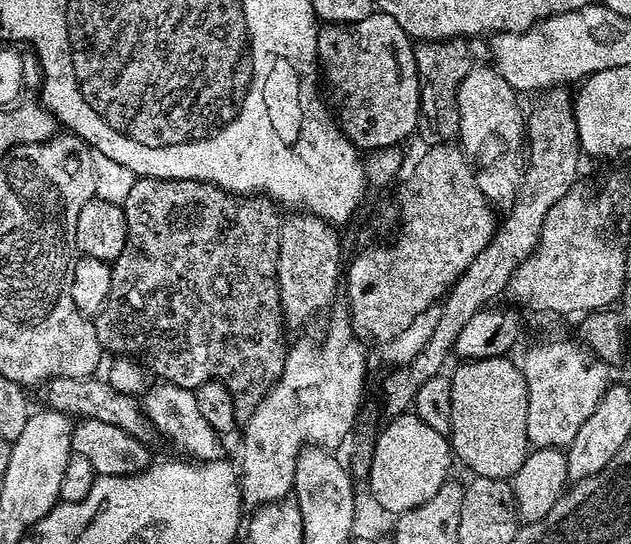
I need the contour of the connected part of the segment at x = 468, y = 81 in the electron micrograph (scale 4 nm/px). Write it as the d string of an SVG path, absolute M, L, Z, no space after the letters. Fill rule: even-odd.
M473 67L460 84L456 95L456 112L460 116L458 140L462 151L474 165L476 186L489 201L511 201L517 195L525 171L526 120L520 116L516 89L511 88L495 67Z

